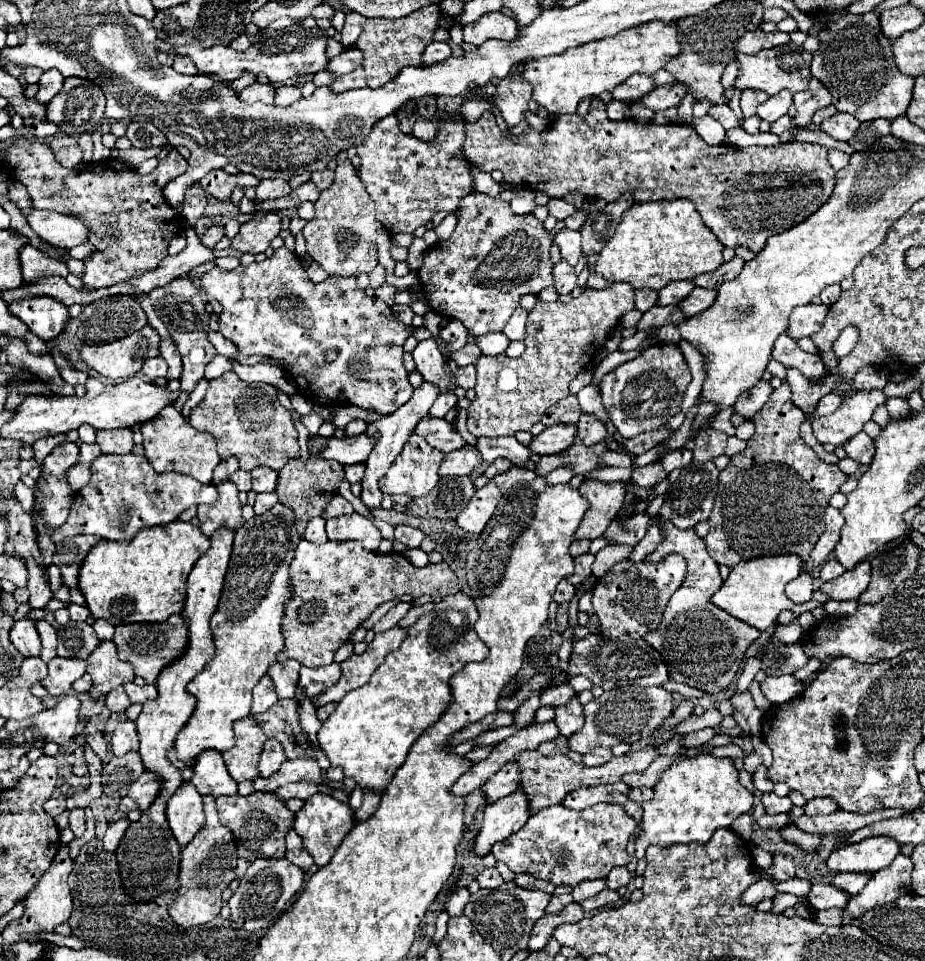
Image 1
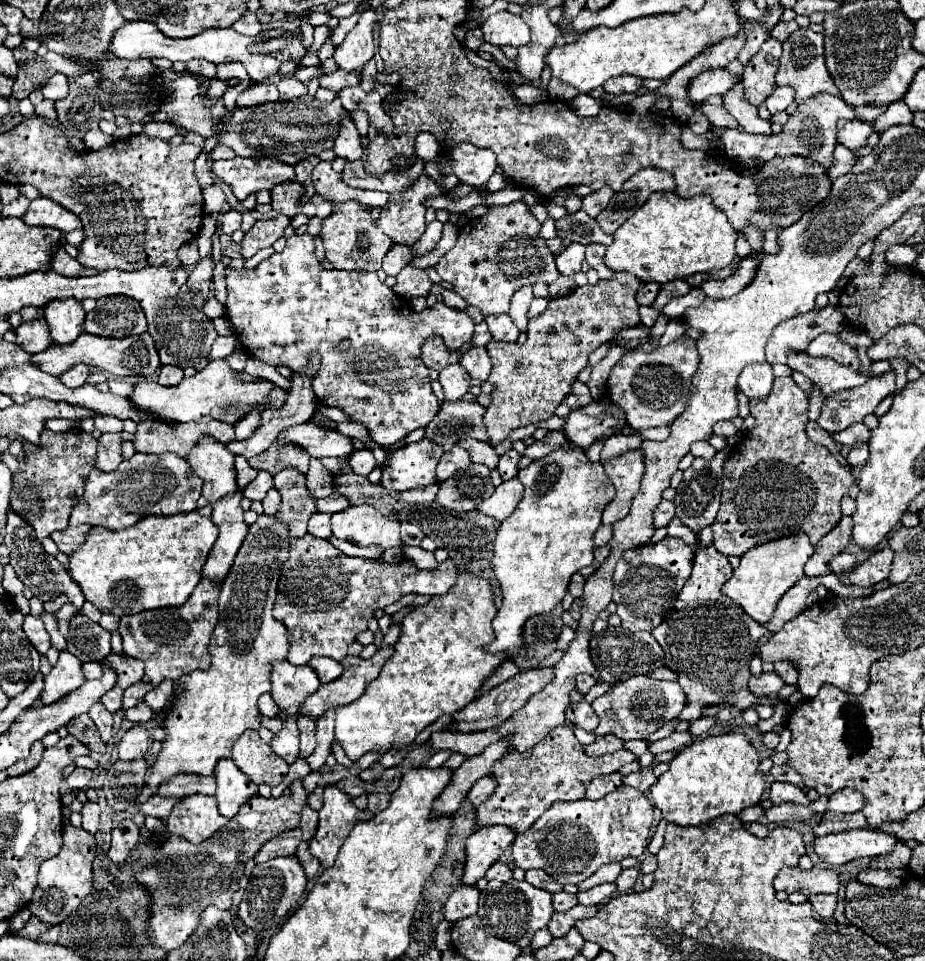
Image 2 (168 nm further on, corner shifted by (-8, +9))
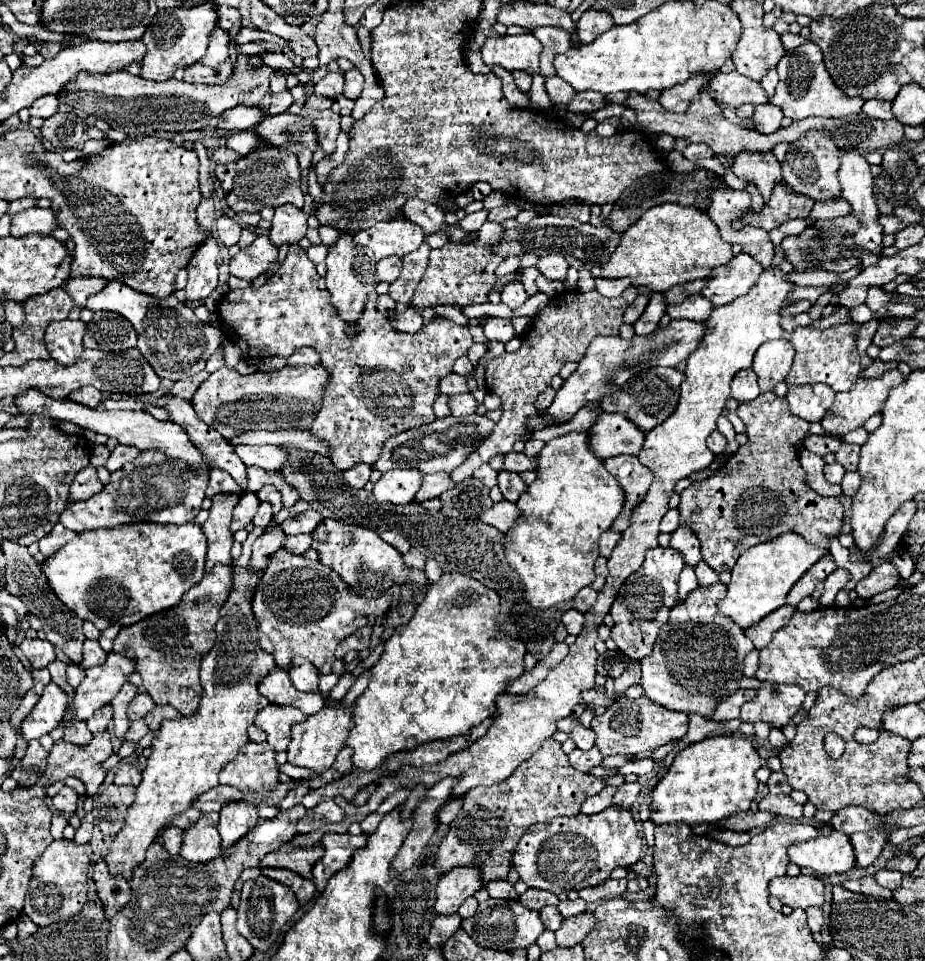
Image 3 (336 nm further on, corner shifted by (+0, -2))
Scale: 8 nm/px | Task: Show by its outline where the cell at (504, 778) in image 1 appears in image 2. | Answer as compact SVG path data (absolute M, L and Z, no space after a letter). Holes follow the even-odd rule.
M482 777L480 781L476 781L476 783L472 785L472 789L468 791L466 799L472 801L474 807L478 807L482 801L486 801L486 799L492 795L492 789L496 789L494 777Z

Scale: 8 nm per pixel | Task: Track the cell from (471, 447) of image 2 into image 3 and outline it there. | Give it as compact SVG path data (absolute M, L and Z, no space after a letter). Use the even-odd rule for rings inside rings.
M482 464L472 476L476 478L476 480L480 480L480 482L484 482L488 488L492 488L492 486L496 486L496 470L492 470L490 468L490 464Z

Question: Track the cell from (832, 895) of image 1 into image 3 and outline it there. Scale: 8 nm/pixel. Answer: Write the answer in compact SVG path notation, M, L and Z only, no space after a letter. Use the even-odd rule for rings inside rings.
M780 876L768 884L772 896L790 908L810 908L824 904L824 884L816 876Z

